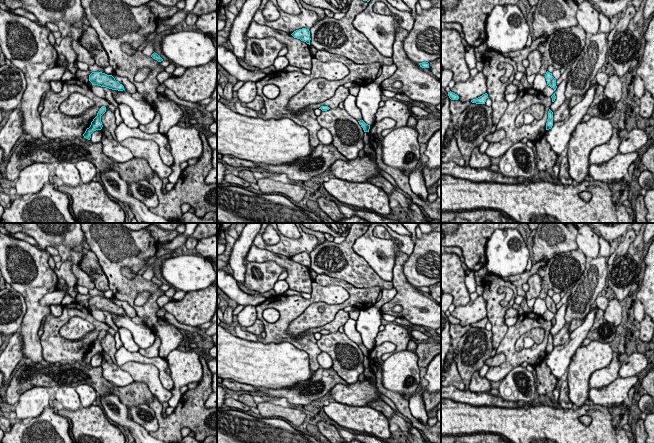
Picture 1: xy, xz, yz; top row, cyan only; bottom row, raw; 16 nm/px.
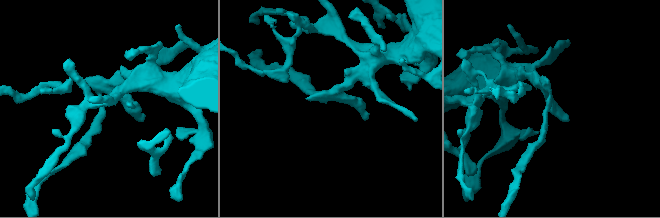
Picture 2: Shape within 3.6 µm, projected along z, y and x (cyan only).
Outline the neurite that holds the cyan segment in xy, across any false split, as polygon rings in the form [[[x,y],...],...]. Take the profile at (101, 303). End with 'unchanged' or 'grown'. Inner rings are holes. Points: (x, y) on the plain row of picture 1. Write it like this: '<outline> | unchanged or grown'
[[[92,296],[89,299],[89,305],[92,307],[92,309],[98,309],[118,315],[125,314],[124,310],[116,305],[112,299],[107,299],[102,296]]] | unchanged

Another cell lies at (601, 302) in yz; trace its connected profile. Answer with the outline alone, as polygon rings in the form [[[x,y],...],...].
[[[599,295],[599,296],[596,298],[596,300],[595,300],[595,304],[596,304],[596,306],[597,306],[599,309],[605,311],[606,308],[607,308],[607,306],[608,306],[608,301],[609,301],[608,298],[606,298],[606,297],[602,296],[602,295]]]

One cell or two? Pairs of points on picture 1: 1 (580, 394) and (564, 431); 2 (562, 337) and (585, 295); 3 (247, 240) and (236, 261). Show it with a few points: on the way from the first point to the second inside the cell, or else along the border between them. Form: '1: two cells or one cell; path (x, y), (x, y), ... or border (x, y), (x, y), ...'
1: two cells; border (585, 403), (577, 408)
2: one cell; path (566, 327), (570, 314), (579, 305)
3: one cell; path (242, 245), (237, 256)

